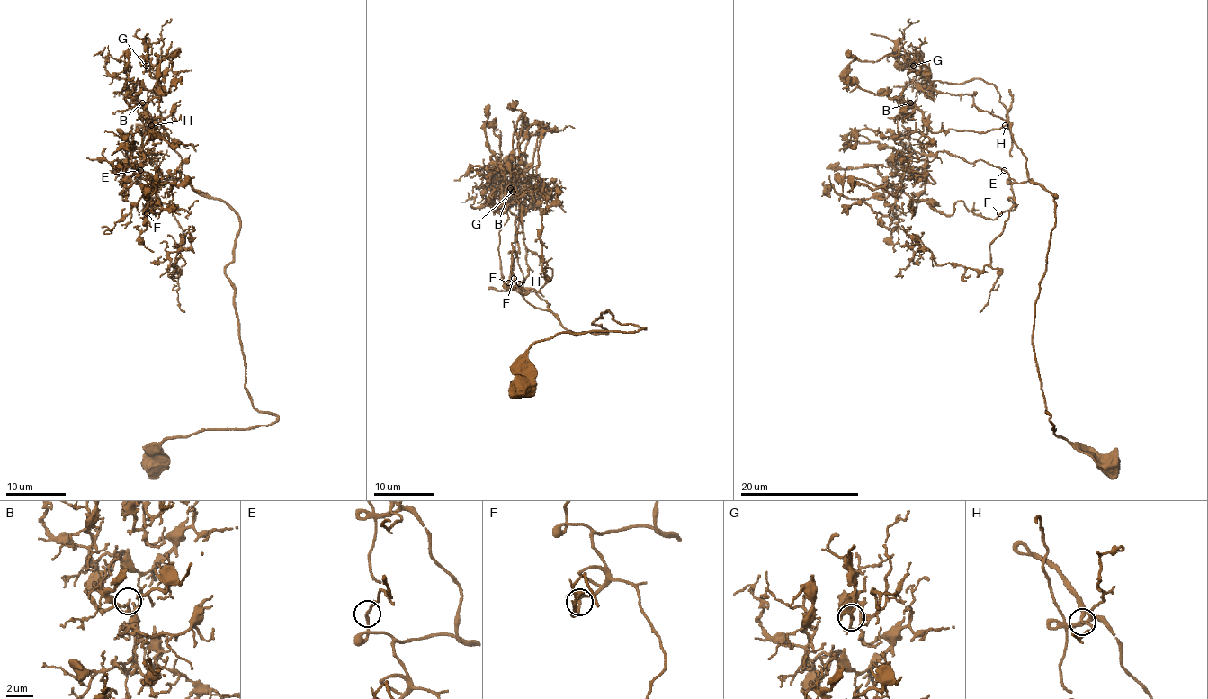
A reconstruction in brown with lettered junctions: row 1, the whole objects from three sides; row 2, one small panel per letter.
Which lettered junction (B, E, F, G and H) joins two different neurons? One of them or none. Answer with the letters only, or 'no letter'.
no letter

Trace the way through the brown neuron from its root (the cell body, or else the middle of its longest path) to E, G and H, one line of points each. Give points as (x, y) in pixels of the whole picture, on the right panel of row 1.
E: (1111, 460), (1084, 453), (1059, 437), (1045, 410), (1032, 336), (1056, 204), (1039, 184), (1017, 183), (1004, 170)
G: (1111, 460), (1059, 437), (1045, 410), (1032, 336), (1054, 198), (1029, 178), (1008, 122), (913, 66)
H: (1111, 460), (1084, 453), (1059, 437), (1045, 410), (1032, 336), (1056, 204), (1029, 178), (1026, 156), (1005, 125)

